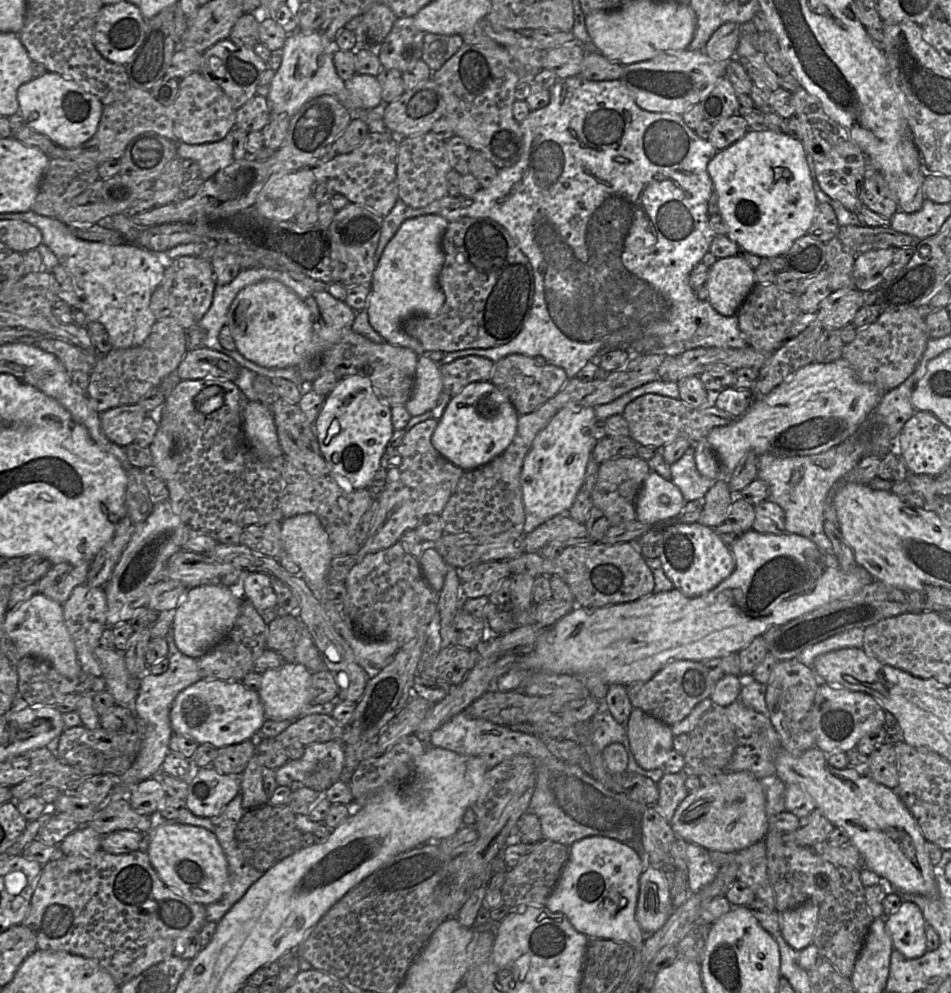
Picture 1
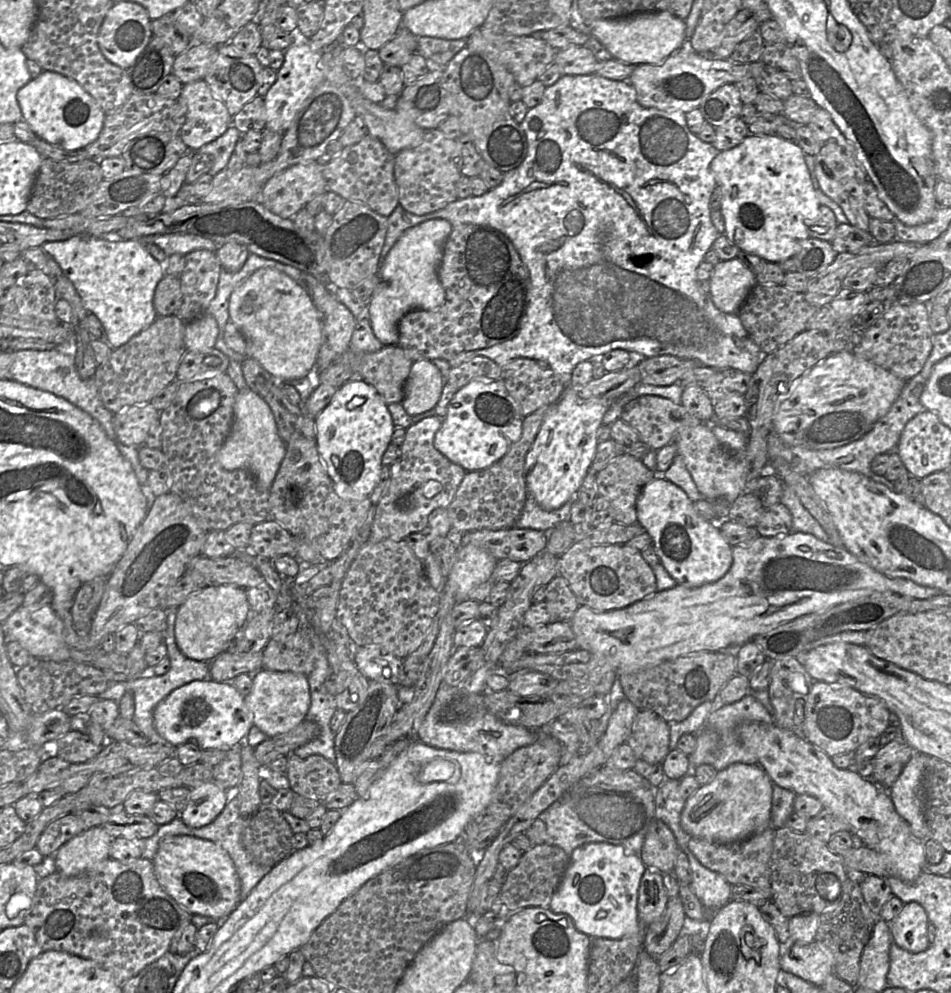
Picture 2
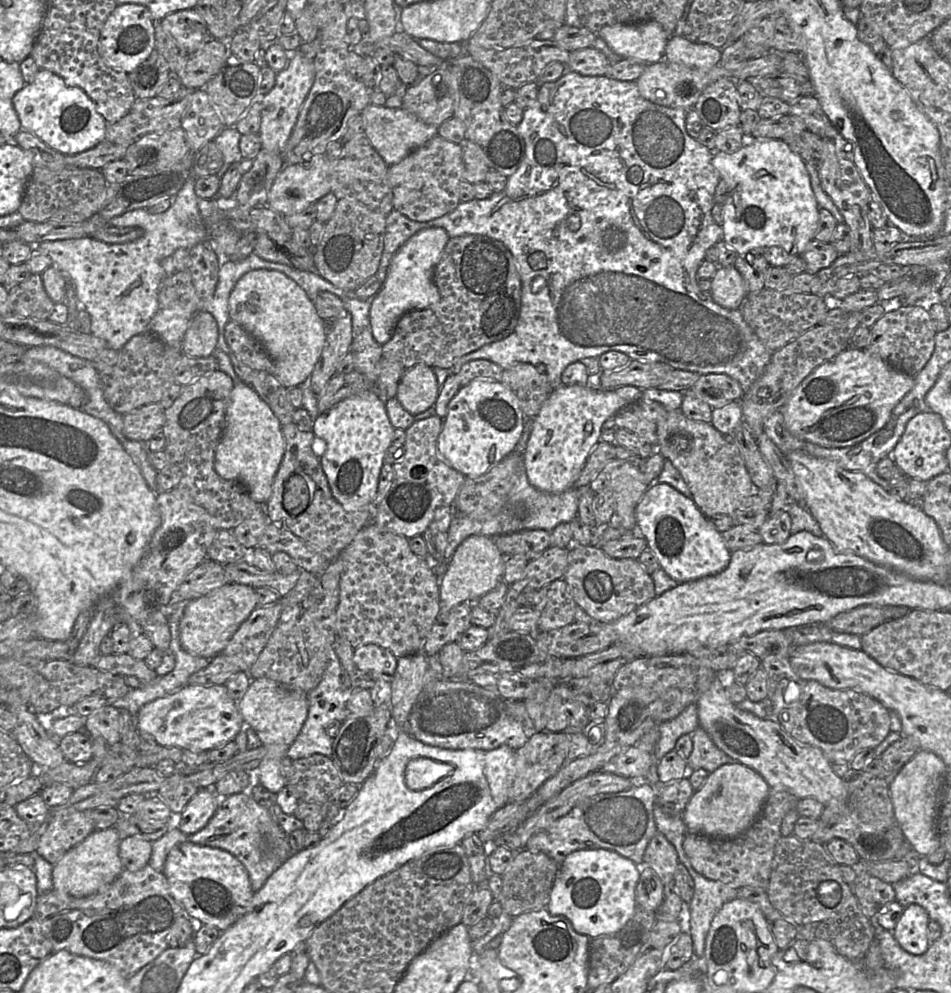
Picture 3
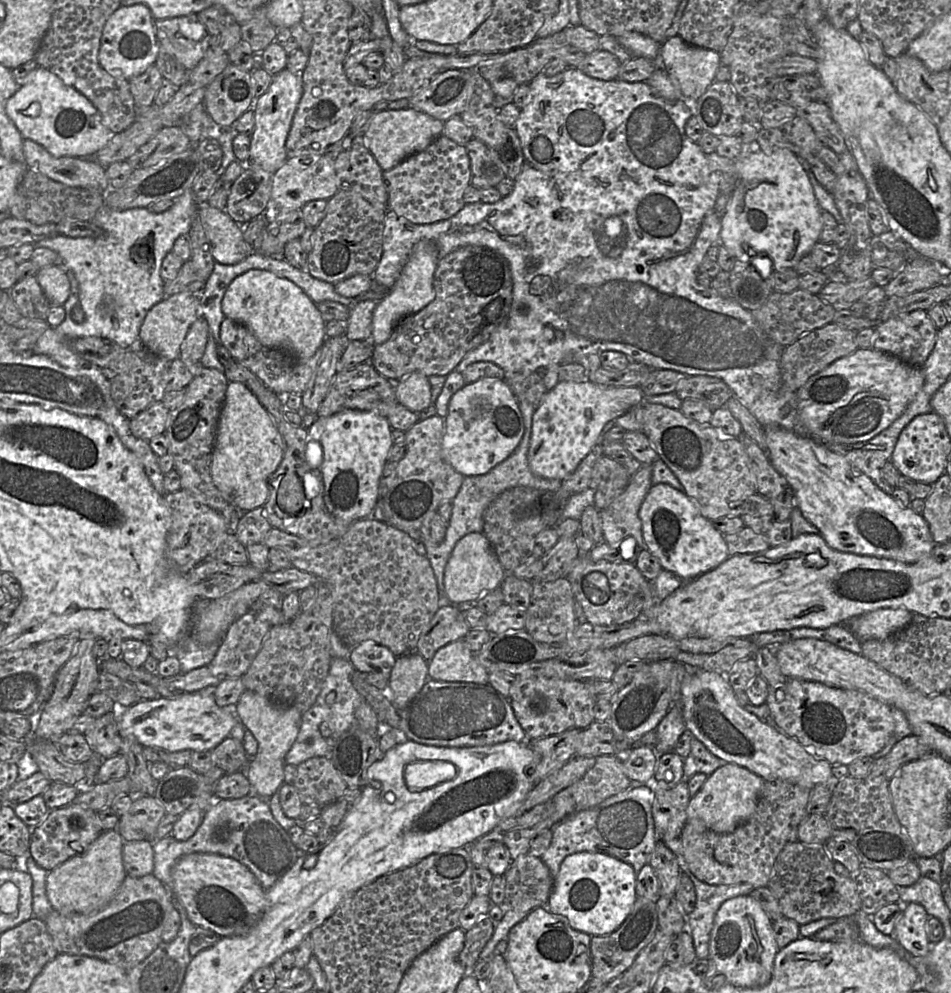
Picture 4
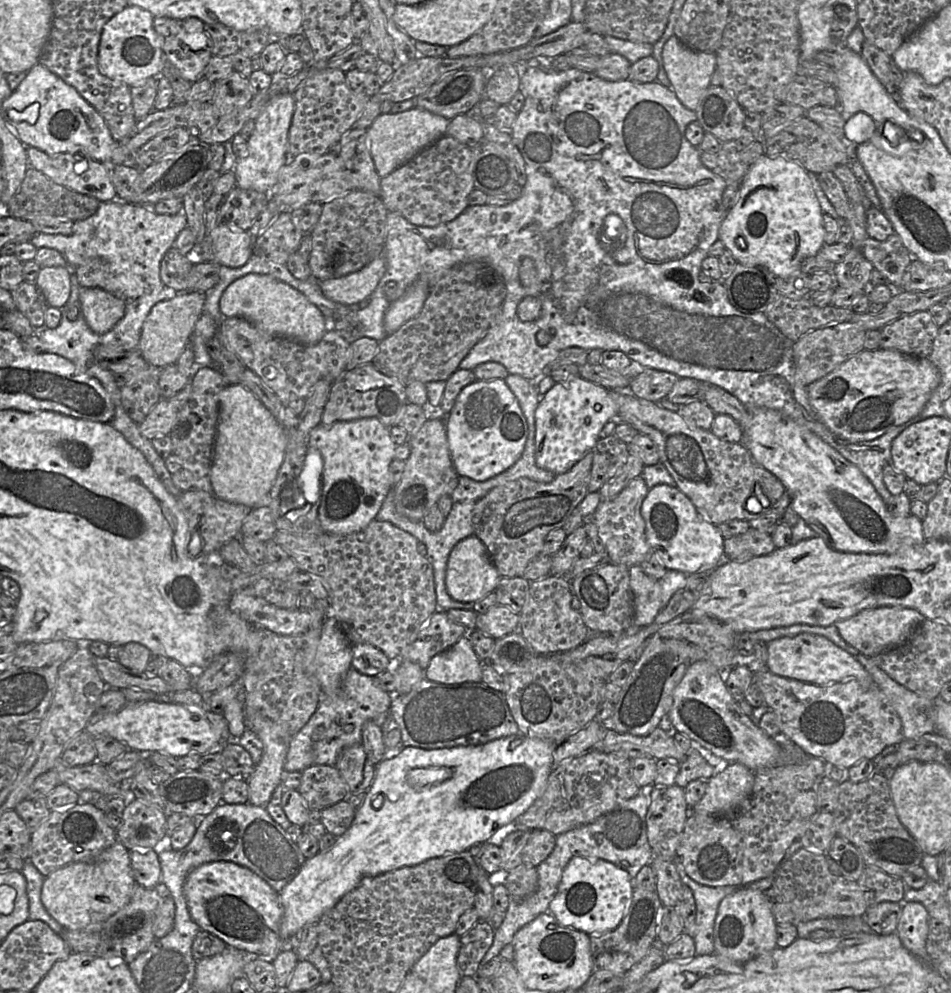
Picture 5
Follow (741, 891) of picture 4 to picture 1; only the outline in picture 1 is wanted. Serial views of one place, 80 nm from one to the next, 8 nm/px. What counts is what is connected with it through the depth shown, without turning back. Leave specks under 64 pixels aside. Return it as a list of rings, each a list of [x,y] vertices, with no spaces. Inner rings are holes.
[[[688,843],[687,850],[688,887],[690,893],[696,893],[715,879],[720,867],[713,862],[710,851],[704,847]]]

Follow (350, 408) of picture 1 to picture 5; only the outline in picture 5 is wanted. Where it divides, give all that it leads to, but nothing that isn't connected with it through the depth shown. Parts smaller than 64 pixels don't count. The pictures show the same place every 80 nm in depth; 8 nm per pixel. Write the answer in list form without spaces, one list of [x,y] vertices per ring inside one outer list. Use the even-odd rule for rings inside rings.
[[[374,417],[352,421],[338,421],[332,425],[315,427],[308,437],[308,449],[319,451],[323,458],[321,497],[318,517],[322,530],[334,535],[360,531],[373,521],[390,490],[389,465],[395,458],[396,444],[390,436],[390,428]]]

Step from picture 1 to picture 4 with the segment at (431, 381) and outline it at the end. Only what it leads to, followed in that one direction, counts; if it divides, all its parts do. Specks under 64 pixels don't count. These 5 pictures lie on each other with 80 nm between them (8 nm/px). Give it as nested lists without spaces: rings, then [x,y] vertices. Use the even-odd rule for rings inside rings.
[[[420,371],[402,377],[396,385],[396,398],[409,410],[421,413],[431,405],[429,377]]]

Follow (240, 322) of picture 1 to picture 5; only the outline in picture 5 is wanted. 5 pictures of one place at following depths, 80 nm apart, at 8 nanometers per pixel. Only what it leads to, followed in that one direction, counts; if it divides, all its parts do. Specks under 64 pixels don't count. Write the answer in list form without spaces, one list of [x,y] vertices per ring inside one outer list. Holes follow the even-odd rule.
[[[249,273],[233,281],[223,292],[219,306],[223,318],[244,318],[266,335],[305,345],[317,343],[327,331],[326,318],[316,305],[302,292],[266,274]]]

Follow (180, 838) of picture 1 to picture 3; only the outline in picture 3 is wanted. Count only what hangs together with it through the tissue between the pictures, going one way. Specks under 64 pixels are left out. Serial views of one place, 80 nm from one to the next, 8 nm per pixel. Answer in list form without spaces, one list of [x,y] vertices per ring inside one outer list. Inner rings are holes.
[[[182,842],[167,855],[163,874],[170,893],[189,918],[225,931],[250,910],[254,895],[243,864],[226,850]]]

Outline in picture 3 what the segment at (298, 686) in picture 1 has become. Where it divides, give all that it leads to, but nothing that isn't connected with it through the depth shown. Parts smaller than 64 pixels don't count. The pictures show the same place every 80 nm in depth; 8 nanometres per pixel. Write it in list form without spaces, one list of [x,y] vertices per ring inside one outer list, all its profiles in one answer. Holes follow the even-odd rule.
[[[268,678],[251,679],[250,685],[238,702],[246,726],[252,728],[262,745],[290,745],[299,734],[308,712],[307,694],[288,689]]]

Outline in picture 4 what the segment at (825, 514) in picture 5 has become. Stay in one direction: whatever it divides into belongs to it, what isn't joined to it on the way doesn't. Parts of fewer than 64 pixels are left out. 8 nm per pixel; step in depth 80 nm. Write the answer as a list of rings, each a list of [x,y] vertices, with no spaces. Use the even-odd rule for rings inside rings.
[[[779,427],[764,429],[765,452],[772,466],[793,490],[794,505],[818,529],[819,535],[830,548],[839,552],[888,558],[904,563],[915,563],[934,548],[935,542],[923,515],[916,513],[911,507],[901,507],[844,456],[830,451],[810,437]]]

